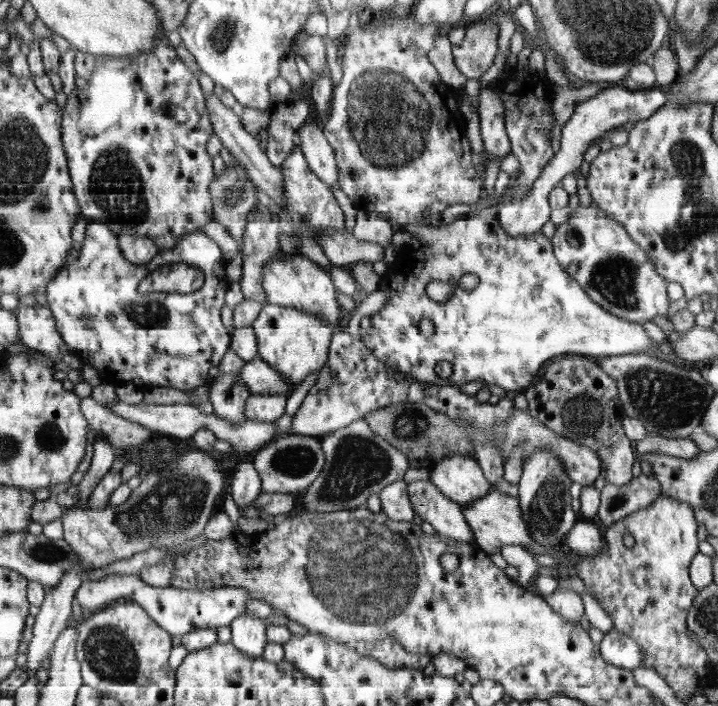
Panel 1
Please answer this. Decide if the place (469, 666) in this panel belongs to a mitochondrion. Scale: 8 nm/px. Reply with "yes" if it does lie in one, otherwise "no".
no

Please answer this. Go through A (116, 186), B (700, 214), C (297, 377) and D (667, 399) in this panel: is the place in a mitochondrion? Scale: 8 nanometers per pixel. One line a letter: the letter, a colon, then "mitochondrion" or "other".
A: mitochondrion
B: mitochondrion
C: other
D: mitochondrion

